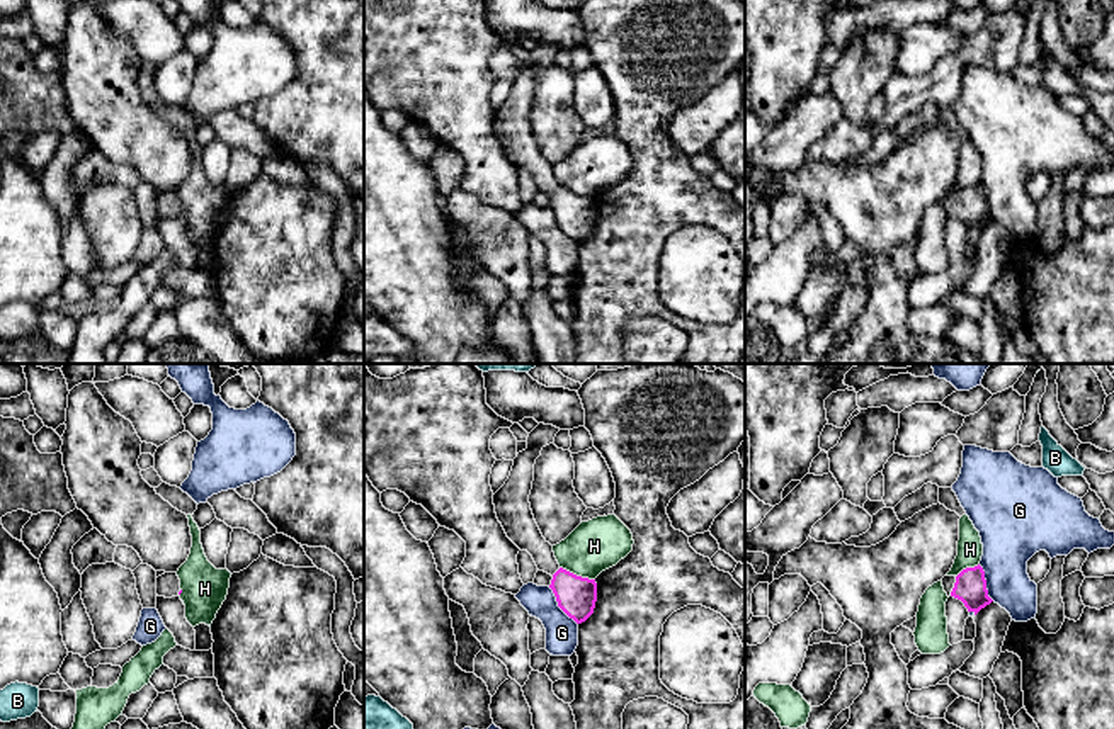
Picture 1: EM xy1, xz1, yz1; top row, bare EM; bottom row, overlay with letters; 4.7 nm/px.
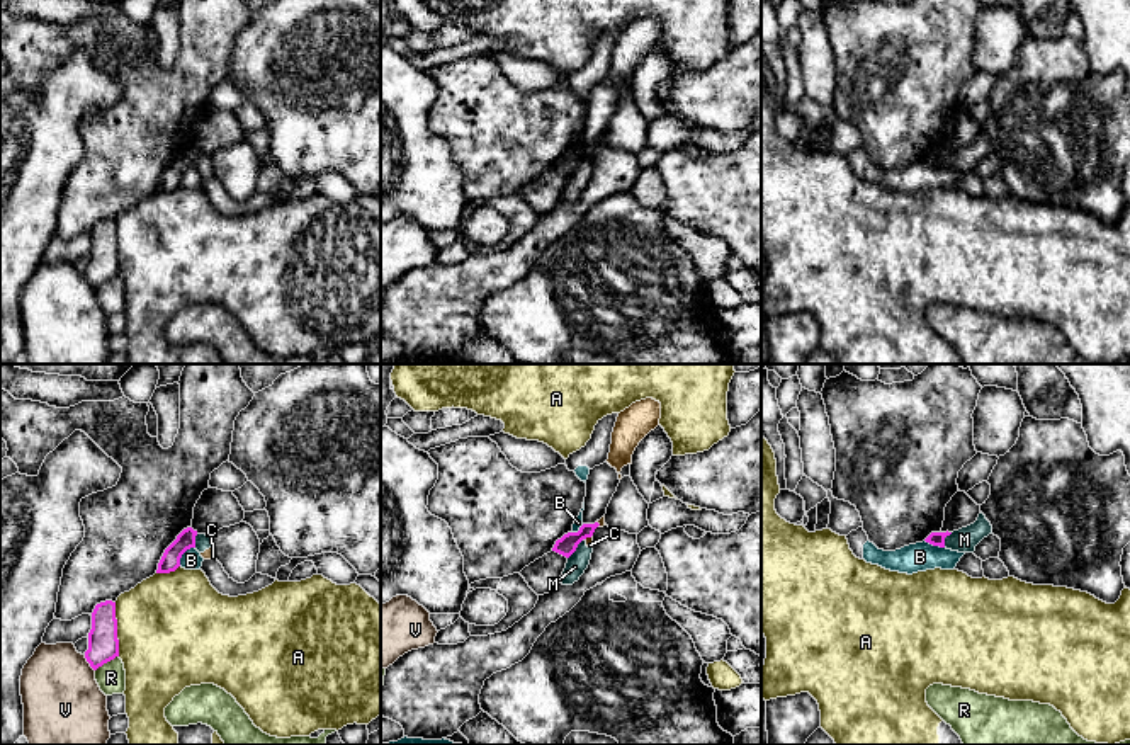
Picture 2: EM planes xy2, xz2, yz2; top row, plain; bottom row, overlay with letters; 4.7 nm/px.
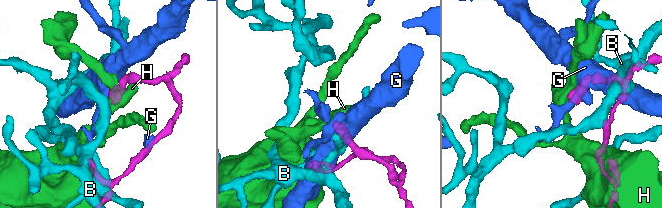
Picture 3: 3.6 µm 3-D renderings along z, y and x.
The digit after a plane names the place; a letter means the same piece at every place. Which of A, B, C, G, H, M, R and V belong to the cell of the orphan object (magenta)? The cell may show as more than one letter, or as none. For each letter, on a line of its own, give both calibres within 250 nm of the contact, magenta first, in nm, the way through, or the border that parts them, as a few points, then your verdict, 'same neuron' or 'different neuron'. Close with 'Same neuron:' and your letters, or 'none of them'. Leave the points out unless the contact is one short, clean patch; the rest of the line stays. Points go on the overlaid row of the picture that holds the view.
A: calibres 140 and 500 nm; different neuron
B: calibres 90 and 100 nm; border xy2 (194, 546), (182, 555), (179, 565); different neuron
C: calibres 90 and 30 nm; border xz2 (592, 534), (585, 540); different neuron
G: calibres 190 and 160 nm; different neuron
H: calibres 190 and 240 nm; different neuron
M: calibres 90 and 100 nm; border xz2 (583, 538), (568, 558); different neuron
R: calibres 140 and 140 nm; border xy2 (118, 655), (96, 671); different neuron
V: calibres 140 and 380 nm; different neuron
Same neuron: none of them

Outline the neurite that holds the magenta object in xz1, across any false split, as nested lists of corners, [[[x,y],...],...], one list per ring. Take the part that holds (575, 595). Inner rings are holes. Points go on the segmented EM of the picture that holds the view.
[[[539,423],[527,437],[527,449],[519,452],[505,484],[493,494],[498,522],[507,537],[527,551],[537,569],[553,576],[553,590],[558,607],[577,624],[585,622],[595,608],[595,579],[577,576],[563,569],[553,552],[553,545],[543,537],[529,503],[534,481],[534,464],[541,450],[554,442],[560,428]]]

